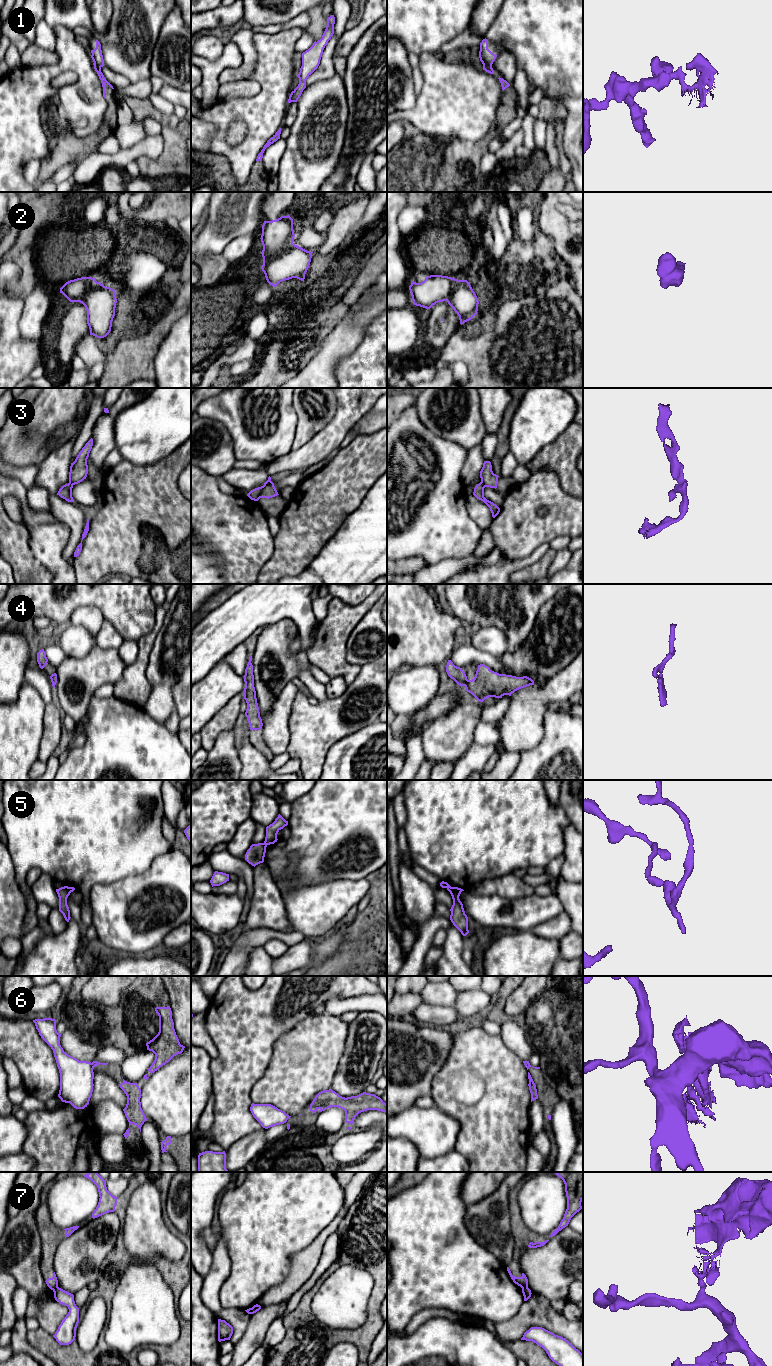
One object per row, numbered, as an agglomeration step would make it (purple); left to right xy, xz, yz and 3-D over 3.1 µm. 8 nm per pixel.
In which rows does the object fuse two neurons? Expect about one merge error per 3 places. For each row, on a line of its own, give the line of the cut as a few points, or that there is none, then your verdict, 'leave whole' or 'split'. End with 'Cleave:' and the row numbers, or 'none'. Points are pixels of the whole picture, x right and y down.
1: cut in yz along (491, 63), (483, 65); split
2: no cut; leave whole
3: cut in xz along (271, 481), (263, 486), (259, 497); split
4: no cut; leave whole
5: cut in yz along (451, 887), (450, 892); split
6: cut in xy along (91, 1063), (93, 1068); split
7: cut in yz along (522, 1287), (527, 1288); split
Cleave: 1, 3, 5, 6, 7

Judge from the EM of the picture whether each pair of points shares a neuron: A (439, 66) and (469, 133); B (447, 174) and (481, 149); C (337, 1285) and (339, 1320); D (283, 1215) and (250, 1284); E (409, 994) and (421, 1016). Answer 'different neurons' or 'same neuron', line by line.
A: same neuron
B: same neuron
C: same neuron
D: same neuron
E: same neuron

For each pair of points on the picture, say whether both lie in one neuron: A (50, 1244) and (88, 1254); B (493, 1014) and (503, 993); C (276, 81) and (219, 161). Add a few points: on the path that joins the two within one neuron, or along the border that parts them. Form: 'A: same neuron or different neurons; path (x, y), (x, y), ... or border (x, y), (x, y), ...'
A: different neurons; border (64, 1237), (56, 1248), (53, 1269)
B: same neuron; path (498, 1009), (500, 998)
C: different neurons; border (218, 154), (222, 154), (228, 159), (233, 177)

